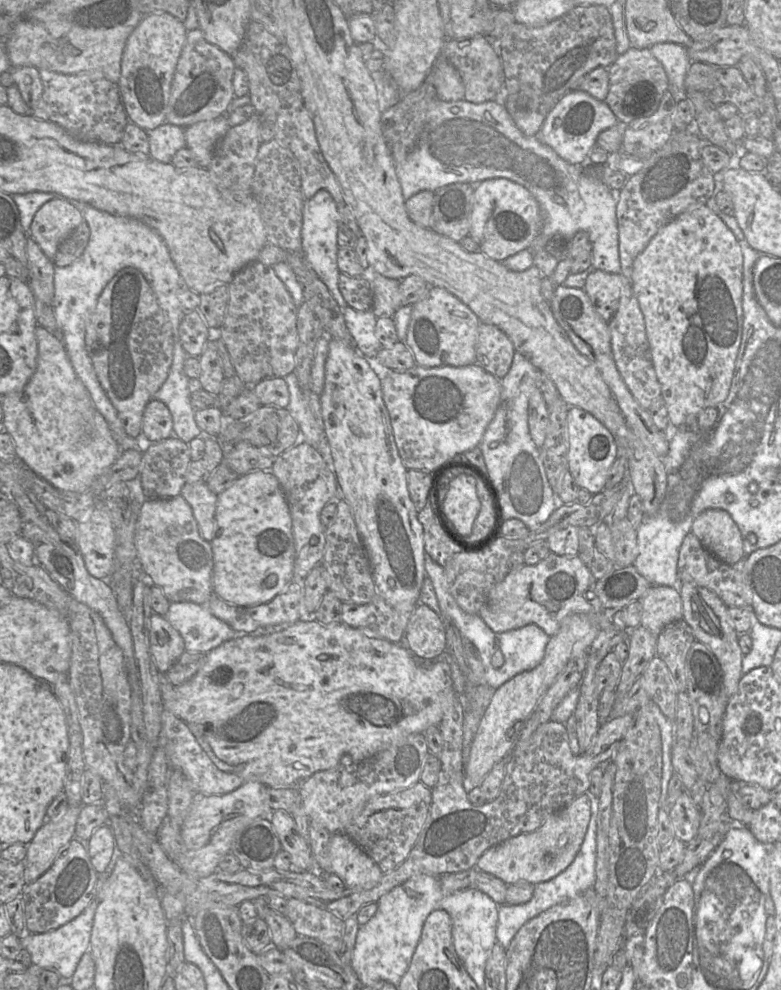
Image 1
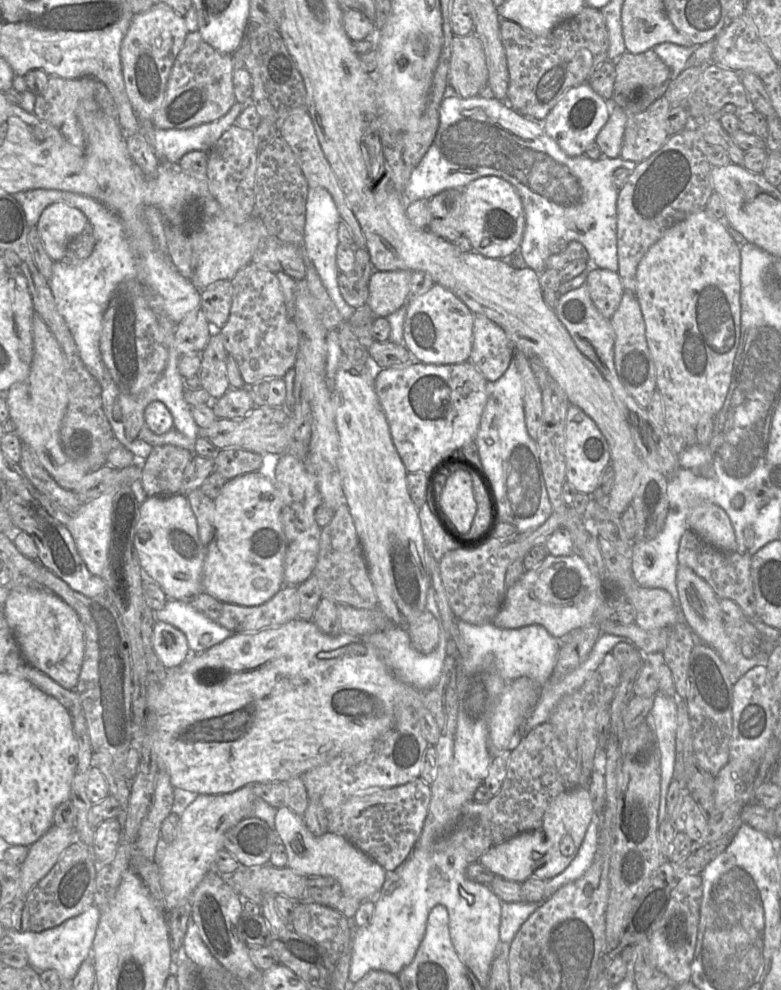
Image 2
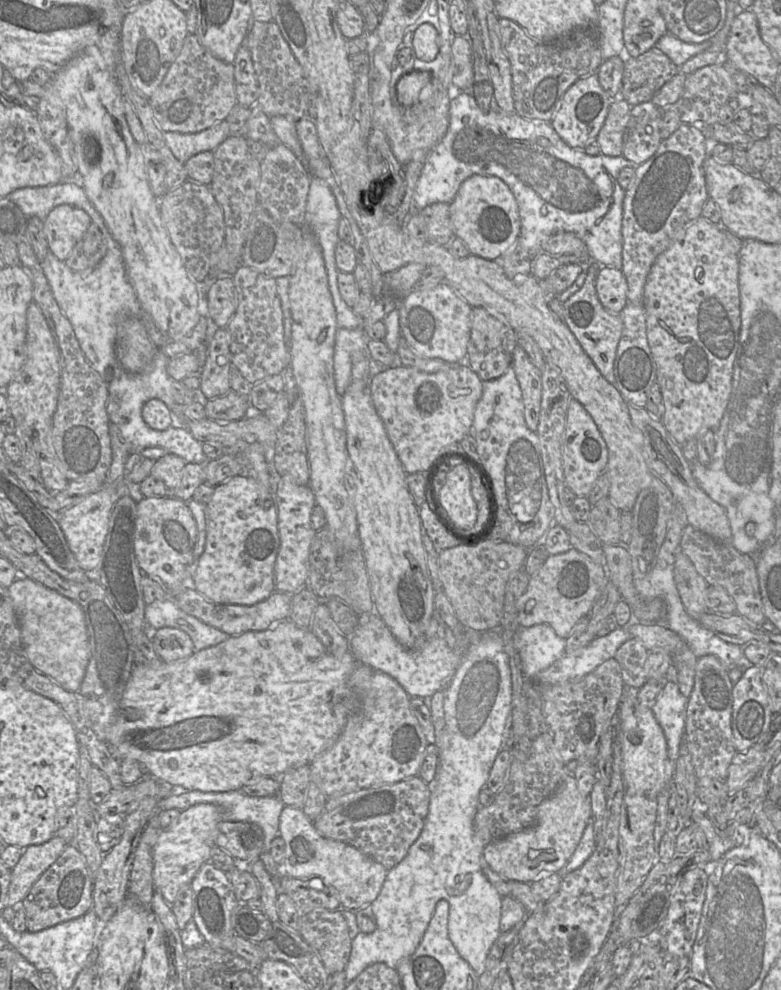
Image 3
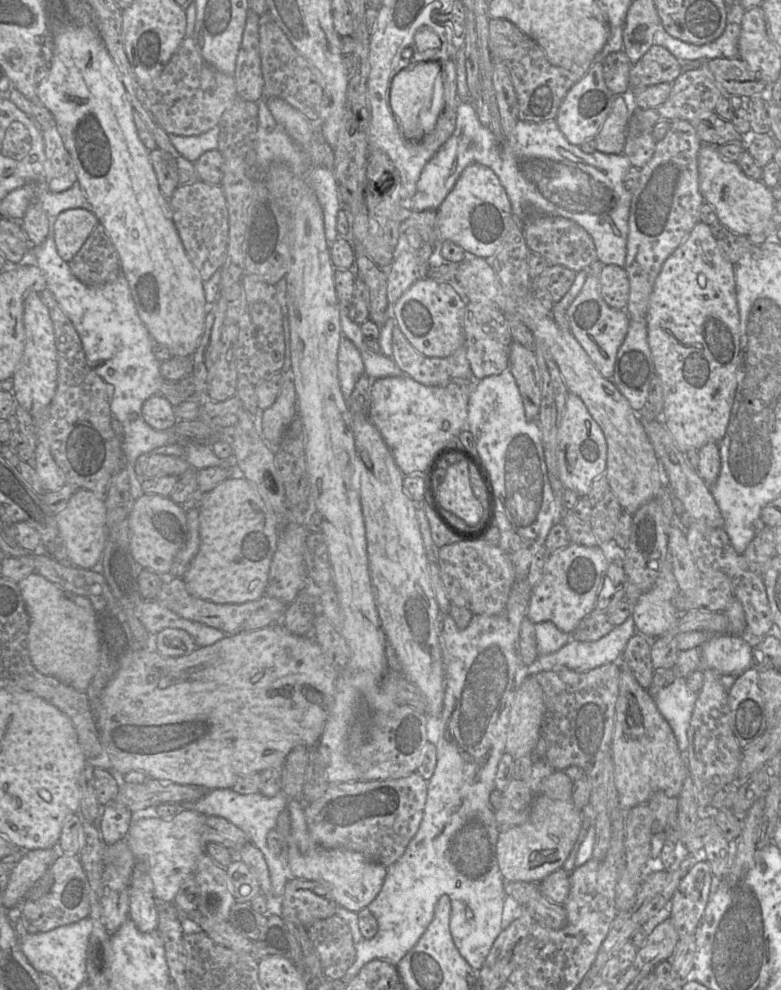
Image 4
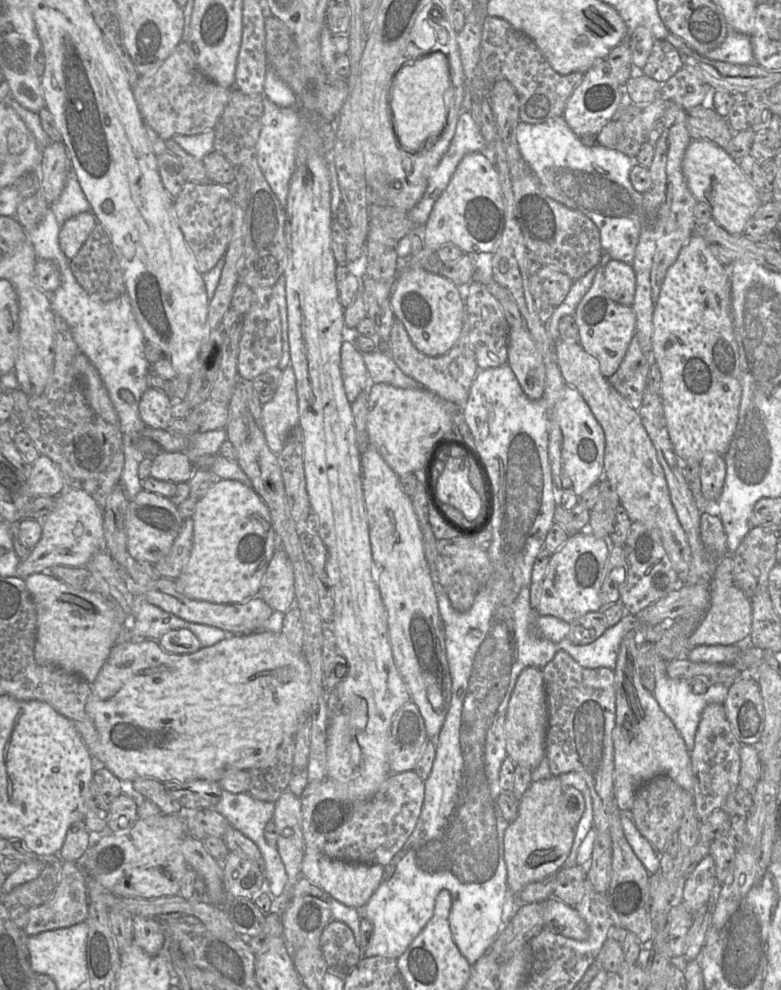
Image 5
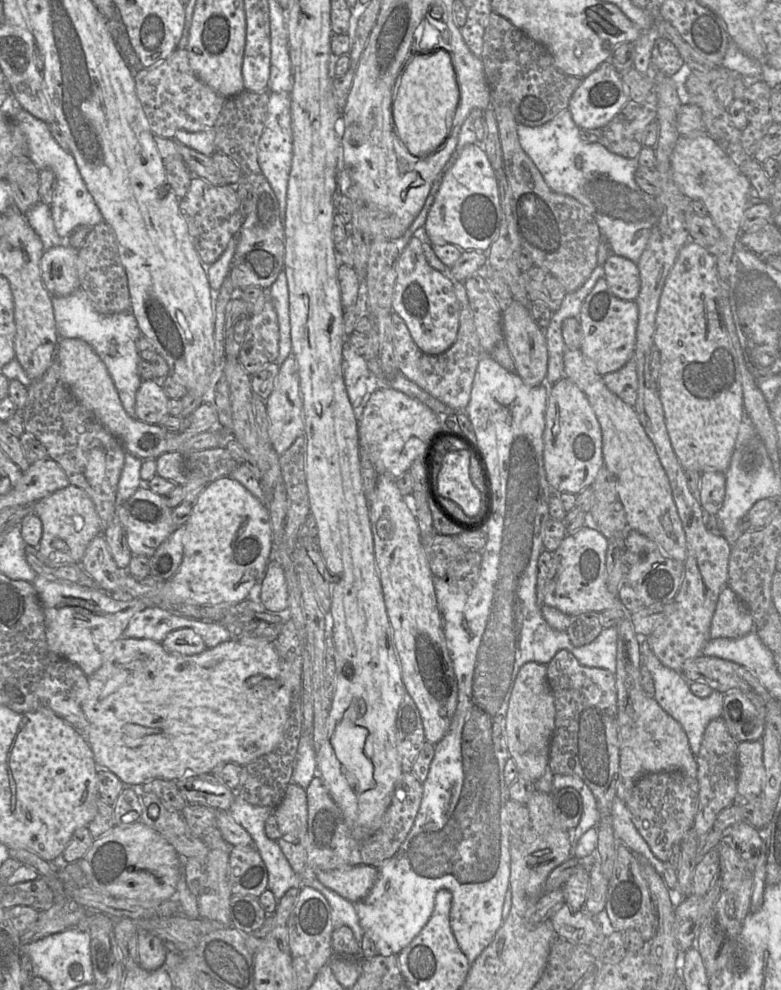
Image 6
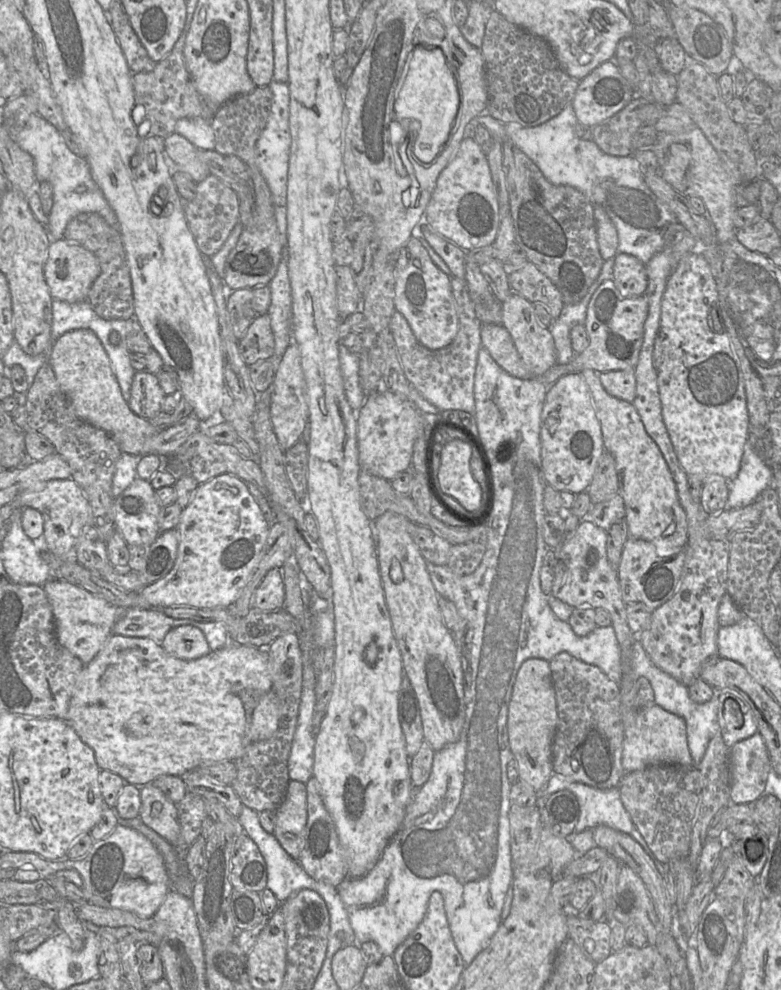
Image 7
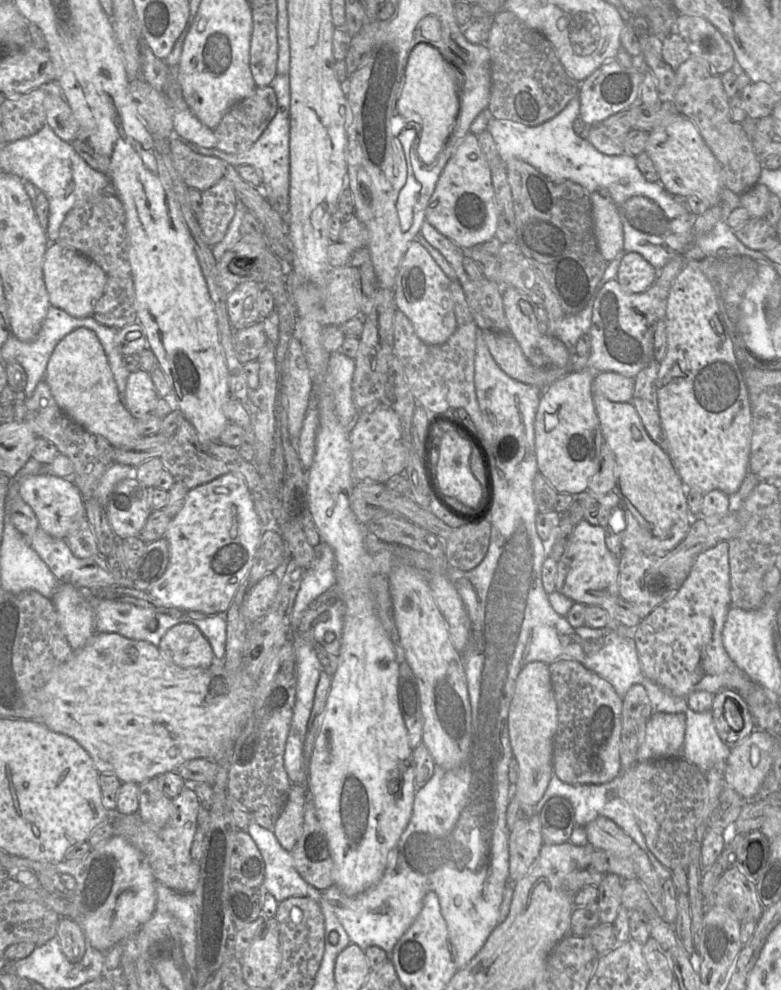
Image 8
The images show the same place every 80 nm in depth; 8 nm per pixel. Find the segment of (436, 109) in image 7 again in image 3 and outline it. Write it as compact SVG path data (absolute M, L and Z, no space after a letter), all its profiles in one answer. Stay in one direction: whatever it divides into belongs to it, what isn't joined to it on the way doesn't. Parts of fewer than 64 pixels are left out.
M412 71L405 74L396 84L397 102L404 109L426 105L432 94L432 77L426 71Z

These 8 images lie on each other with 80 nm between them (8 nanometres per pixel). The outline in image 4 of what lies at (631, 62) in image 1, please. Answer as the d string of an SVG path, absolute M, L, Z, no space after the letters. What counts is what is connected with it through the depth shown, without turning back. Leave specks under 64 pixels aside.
M652 45L643 57L636 63L631 65L629 74L629 89L622 97L629 108L630 115L633 112L632 97L639 94L645 88L661 83L673 83L673 81L681 74L682 63L665 47Z

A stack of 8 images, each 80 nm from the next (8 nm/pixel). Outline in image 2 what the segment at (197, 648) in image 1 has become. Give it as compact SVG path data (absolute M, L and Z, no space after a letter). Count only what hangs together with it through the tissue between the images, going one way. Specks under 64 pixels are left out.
M167 599L161 610L154 611L158 621L182 631L188 641L189 656L202 653L233 633L193 608L188 600Z

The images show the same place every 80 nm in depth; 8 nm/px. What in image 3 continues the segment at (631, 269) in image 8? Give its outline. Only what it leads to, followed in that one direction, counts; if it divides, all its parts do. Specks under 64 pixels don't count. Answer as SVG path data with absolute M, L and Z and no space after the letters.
M600 267L595 289L602 306L613 315L619 315L628 303L627 281L621 269Z

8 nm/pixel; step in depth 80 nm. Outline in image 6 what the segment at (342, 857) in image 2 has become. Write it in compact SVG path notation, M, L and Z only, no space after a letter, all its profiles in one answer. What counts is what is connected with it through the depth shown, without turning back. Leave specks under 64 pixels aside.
M367 865L316 871L316 879L352 903L364 899L372 889L378 868Z

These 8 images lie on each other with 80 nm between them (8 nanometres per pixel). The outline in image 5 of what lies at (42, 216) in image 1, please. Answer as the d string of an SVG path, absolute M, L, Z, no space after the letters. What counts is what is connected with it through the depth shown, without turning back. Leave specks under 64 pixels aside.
M87 211L70 217L60 226L59 245L69 260L78 253L96 223L93 212Z

